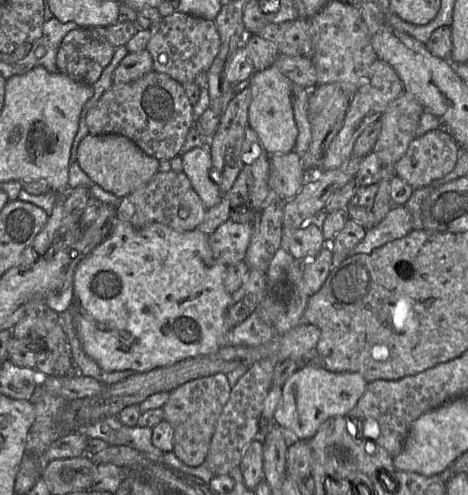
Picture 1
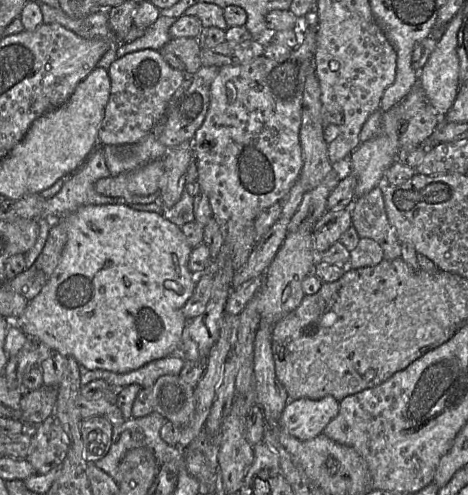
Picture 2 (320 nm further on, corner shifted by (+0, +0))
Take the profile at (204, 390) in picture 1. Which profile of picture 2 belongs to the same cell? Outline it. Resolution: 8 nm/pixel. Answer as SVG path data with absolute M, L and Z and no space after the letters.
M163 375L154 385L140 390L133 404L132 418L158 412L182 428L189 423L195 409L194 389L183 383L179 375Z

